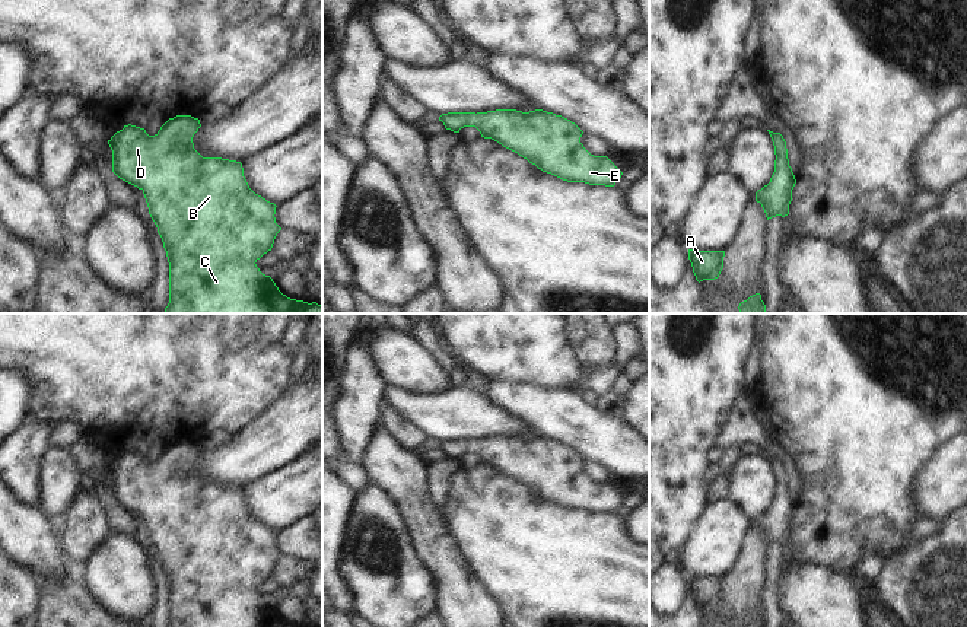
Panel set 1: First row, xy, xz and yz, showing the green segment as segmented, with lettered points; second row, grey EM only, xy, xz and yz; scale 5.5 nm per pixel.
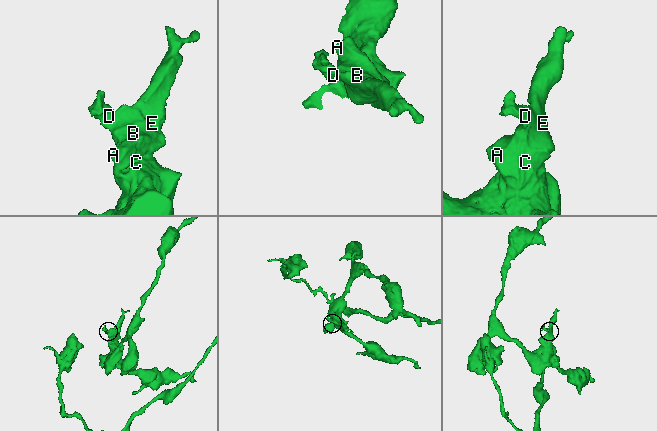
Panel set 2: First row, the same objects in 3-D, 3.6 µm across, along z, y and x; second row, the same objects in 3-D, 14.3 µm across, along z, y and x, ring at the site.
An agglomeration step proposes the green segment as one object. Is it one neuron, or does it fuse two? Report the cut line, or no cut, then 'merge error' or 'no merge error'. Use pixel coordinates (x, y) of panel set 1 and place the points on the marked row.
cut none; no merge error

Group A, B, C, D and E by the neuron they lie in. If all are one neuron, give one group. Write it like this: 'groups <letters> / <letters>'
groups A B C D E

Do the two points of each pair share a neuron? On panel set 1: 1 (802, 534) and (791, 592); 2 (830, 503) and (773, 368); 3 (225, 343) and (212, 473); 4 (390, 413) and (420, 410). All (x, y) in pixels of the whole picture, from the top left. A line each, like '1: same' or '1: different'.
1: different
2: same
3: different
4: different

